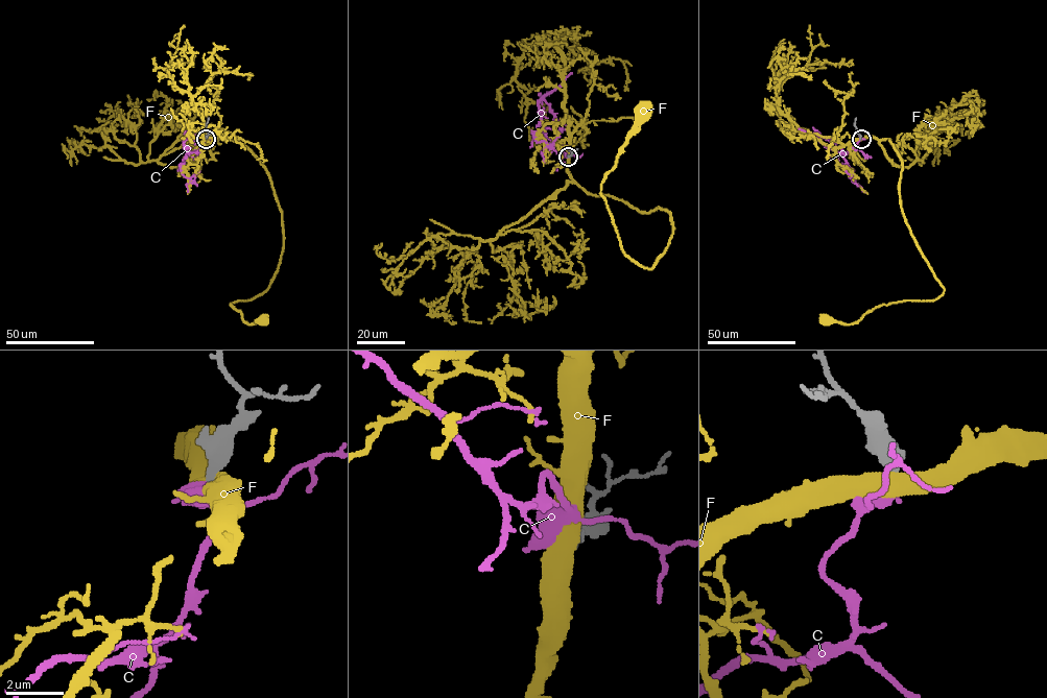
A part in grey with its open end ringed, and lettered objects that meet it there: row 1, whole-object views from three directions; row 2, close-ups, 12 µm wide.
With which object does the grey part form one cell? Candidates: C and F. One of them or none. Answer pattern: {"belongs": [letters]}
{"belongs": ["C"]}

